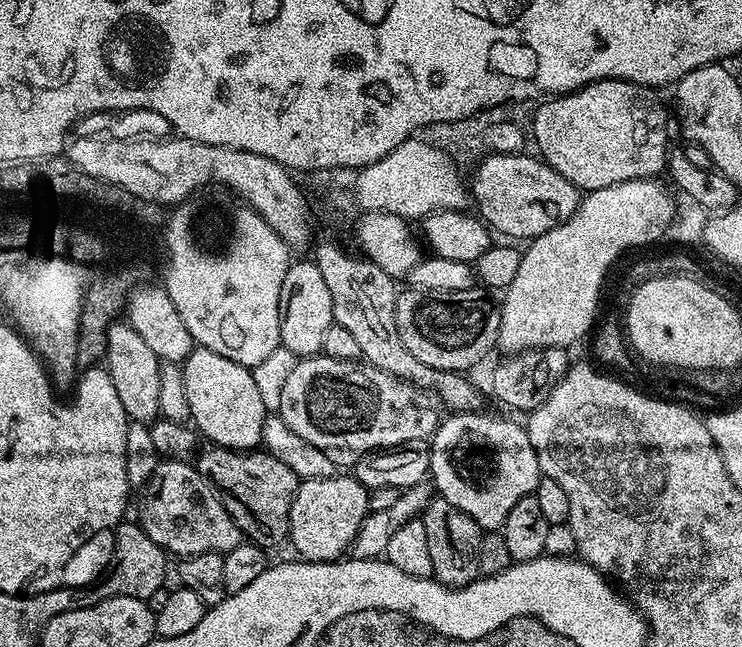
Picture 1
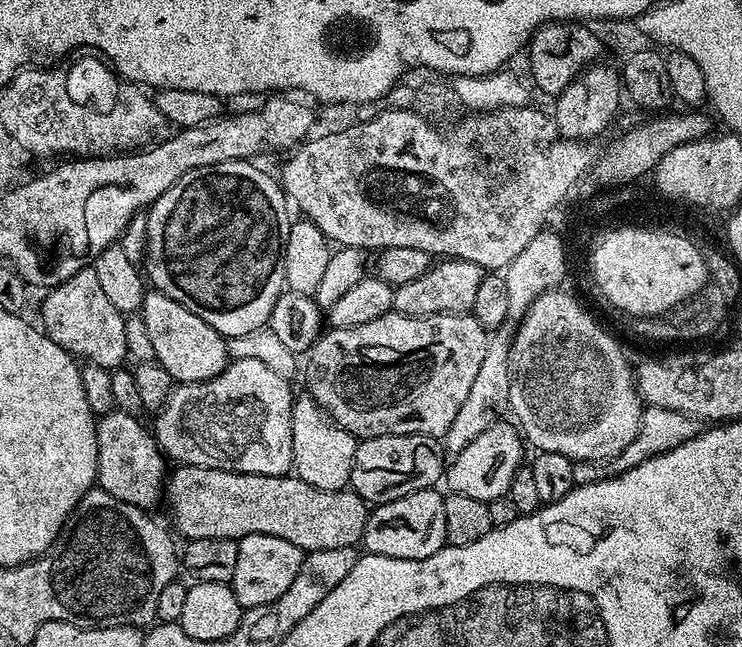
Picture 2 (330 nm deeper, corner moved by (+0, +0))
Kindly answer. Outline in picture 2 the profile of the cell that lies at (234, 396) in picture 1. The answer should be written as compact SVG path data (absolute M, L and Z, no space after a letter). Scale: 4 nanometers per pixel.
M155 290L145 291L144 301L138 313L146 322L146 331L150 334L150 343L154 345L156 363L160 364L172 376L173 381L202 382L222 374L230 363L228 341L214 330L198 314L190 314L186 306L166 298L166 294Z

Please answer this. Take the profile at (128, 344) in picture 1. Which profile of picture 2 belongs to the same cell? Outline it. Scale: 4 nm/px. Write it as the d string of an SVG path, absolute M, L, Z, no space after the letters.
M95 267L78 270L78 274L66 278L66 282L47 289L45 296L48 297L40 304L39 323L44 335L62 346L62 350L69 352L73 358L109 370L121 367L129 359L126 350L125 313L106 299Z

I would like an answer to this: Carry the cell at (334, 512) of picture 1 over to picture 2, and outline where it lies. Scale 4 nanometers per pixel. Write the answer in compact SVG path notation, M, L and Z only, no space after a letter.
M311 394L303 395L297 395L292 402L292 467L295 475L318 490L347 489L354 466L357 437L339 428Z

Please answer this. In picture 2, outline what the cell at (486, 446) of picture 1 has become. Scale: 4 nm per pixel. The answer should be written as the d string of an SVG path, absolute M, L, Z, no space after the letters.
M504 423L492 424L488 430L482 431L478 438L474 438L465 449L451 457L446 468L448 492L466 494L466 498L478 498L485 502L508 494L508 487L514 474L522 467L523 460L520 459L524 456L526 444L521 433L511 423L510 425Z

